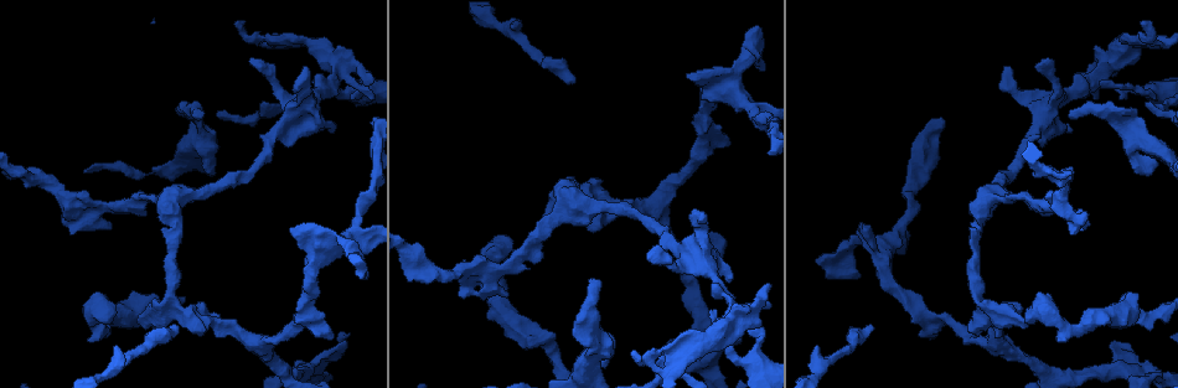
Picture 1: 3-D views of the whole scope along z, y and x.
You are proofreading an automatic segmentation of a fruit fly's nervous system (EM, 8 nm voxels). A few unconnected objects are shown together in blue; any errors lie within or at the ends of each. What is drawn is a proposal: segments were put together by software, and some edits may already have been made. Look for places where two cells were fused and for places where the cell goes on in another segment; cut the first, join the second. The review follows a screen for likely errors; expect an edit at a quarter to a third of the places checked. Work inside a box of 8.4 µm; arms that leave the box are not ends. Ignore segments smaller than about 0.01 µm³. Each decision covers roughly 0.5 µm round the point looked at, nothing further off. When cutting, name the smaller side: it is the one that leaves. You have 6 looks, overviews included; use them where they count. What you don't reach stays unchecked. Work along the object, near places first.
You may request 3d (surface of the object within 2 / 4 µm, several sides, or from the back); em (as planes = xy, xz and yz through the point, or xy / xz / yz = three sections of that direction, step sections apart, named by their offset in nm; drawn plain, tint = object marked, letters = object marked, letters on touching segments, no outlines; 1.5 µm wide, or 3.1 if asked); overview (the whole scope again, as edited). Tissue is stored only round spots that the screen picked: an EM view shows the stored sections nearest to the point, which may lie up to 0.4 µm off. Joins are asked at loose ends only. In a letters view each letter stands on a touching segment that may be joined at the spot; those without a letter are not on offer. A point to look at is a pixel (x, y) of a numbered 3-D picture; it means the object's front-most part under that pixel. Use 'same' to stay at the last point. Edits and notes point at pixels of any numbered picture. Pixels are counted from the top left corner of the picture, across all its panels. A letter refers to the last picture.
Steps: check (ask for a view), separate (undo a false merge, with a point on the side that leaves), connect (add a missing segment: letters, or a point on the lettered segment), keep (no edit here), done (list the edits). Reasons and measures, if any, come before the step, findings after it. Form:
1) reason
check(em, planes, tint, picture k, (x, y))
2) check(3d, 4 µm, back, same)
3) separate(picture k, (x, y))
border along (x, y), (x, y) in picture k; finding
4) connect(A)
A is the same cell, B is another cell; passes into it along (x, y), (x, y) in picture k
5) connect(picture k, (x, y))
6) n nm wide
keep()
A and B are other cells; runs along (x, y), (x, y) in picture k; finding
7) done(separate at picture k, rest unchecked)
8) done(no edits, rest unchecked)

sharp bend
check(em, planes, tint, picture 1, (1132, 370))

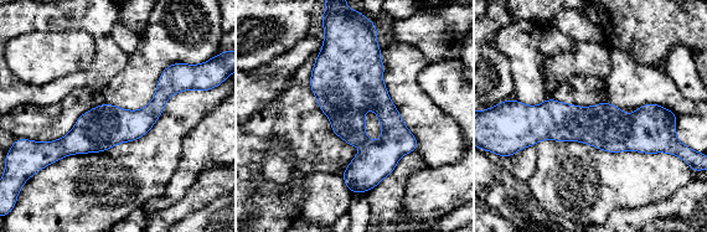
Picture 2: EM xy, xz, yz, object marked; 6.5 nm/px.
check(em, planes, letters, same)

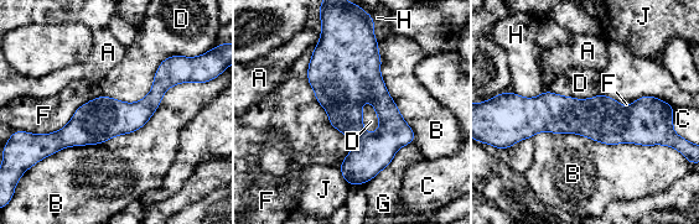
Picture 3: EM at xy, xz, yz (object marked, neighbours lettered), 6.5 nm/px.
keep()
A, B, C, D, F, G, H and J are other cells; border along (176, 53), (143, 98), (103, 95) in picture 3; one cell here

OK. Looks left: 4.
sharp bend
check(3d, 4 µm, picture 1, (463, 282))

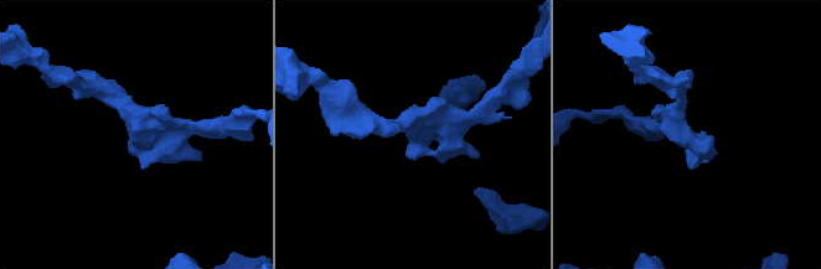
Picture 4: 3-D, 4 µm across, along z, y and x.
arms of 190, 200 nm; shape alone is not enough
check(em, planes, tint, picture 4, (690, 142))

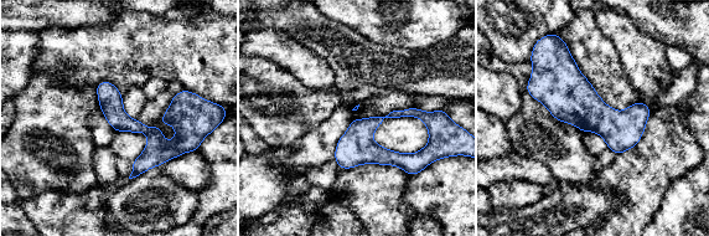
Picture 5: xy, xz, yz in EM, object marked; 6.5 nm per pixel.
check(em, planes, letters, same)

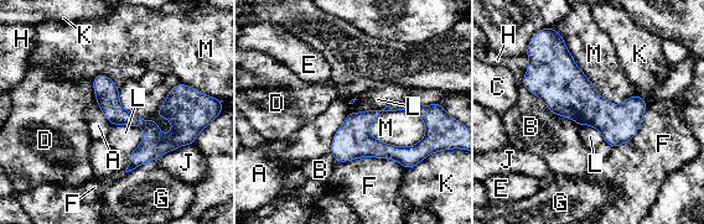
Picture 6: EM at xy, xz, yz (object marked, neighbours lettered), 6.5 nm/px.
keep()
A, B, C, D, E, F, G, H, J, K, L and M are other cells; all the same cell

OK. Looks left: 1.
done(no edits, rest unchecked)

